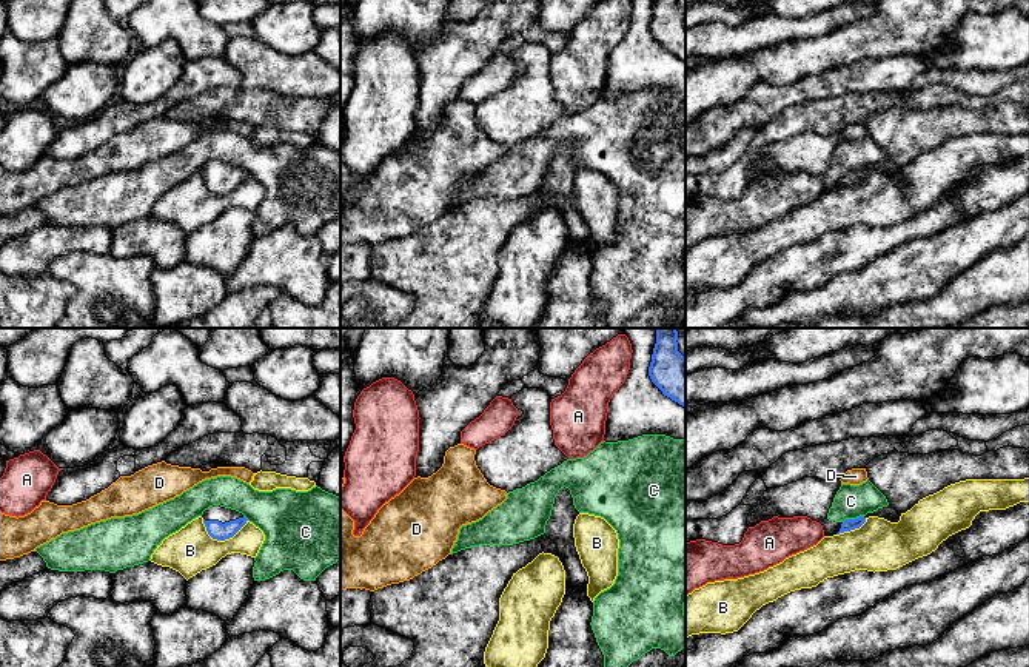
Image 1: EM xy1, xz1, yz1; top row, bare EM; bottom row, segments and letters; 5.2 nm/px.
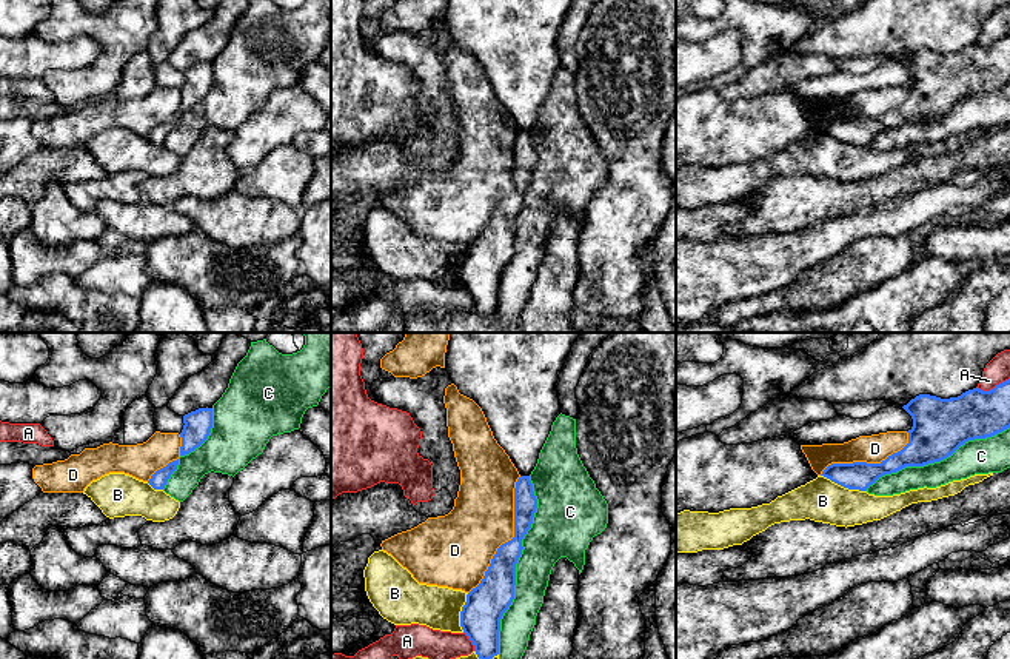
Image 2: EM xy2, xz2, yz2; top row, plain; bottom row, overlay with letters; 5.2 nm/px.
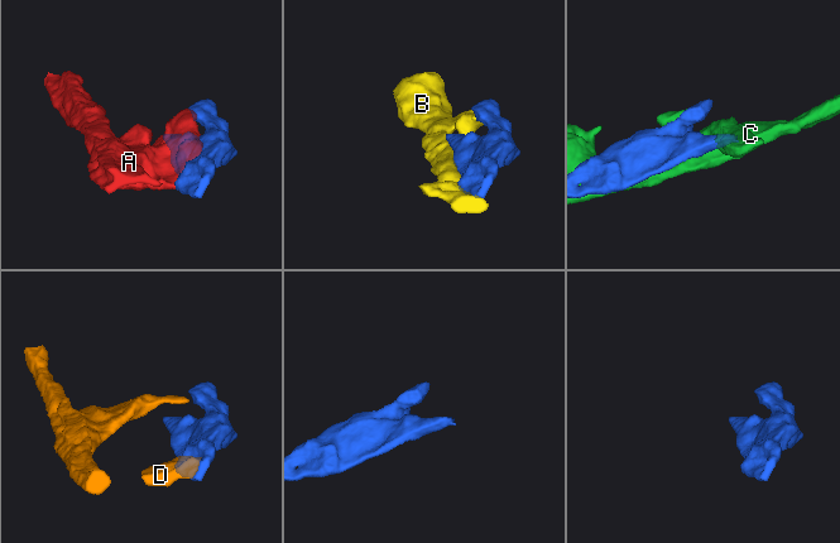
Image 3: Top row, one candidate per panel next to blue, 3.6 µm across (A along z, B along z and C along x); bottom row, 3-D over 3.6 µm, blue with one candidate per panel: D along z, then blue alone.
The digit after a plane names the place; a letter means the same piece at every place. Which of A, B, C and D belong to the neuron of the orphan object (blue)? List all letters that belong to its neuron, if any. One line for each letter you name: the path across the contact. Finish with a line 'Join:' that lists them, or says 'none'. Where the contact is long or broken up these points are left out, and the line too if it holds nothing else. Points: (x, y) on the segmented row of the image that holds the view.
Join: none

